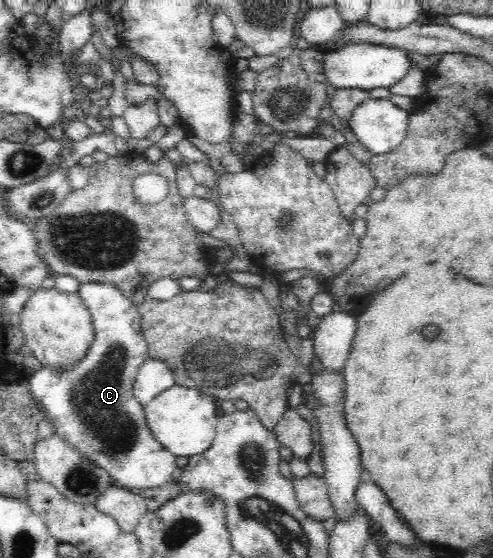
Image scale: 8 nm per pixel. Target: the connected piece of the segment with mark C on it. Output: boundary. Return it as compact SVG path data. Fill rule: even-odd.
M80 283L78 291L80 299L83 304L87 307L89 314L91 315L94 335L92 338L92 343L88 347L88 351L84 353L84 357L74 363L72 367L55 367L55 365L41 365L41 368L36 370L28 379L28 392L32 396L34 403L38 404L38 408L42 412L42 415L48 422L50 426L54 429L54 435L61 438L61 441L68 443L77 453L88 459L93 465L96 465L99 469L102 469L113 481L114 485L120 486L121 488L126 488L127 490L132 489L151 489L154 487L161 487L168 480L172 479L172 472L177 468L176 460L174 455L171 455L166 448L162 446L153 436L150 427L147 424L147 419L145 418L145 409L135 396L133 392L133 383L138 373L139 367L148 359L148 344L142 333L141 317L139 314L138 305L134 303L132 298L129 296L122 295L122 292L113 285L107 283Z

